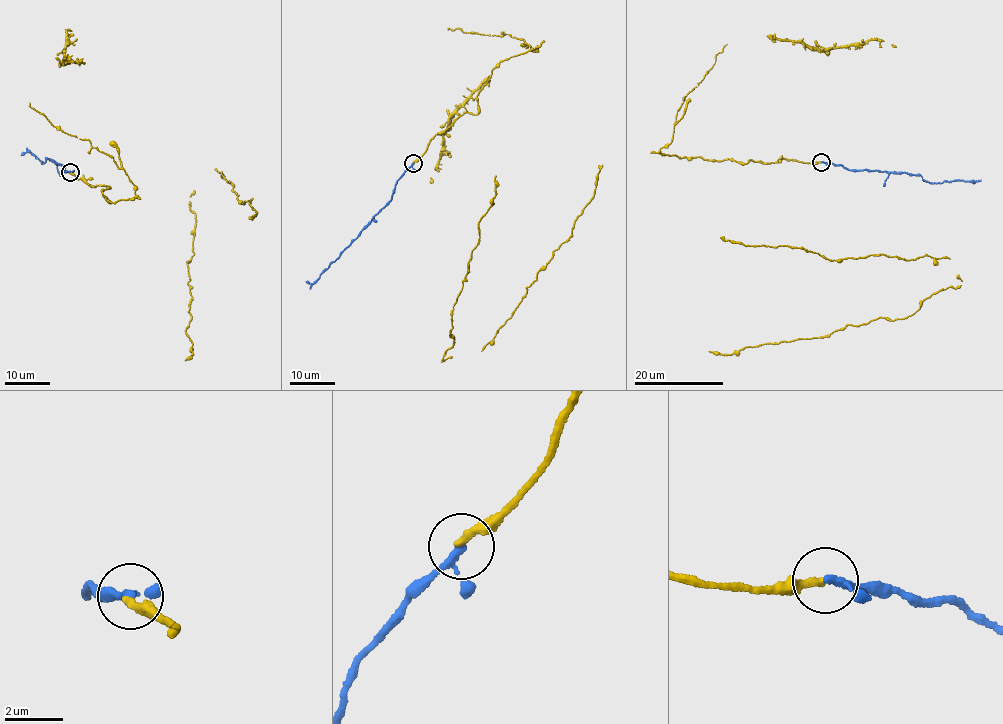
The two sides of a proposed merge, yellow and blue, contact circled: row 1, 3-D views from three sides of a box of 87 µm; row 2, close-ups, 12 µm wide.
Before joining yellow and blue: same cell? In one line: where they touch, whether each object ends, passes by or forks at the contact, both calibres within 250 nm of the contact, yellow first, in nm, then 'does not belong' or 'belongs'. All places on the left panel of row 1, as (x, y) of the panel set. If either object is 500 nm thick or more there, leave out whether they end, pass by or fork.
(70, 172) | yellow ends | blue passes by | 280/200 nm | belongs

